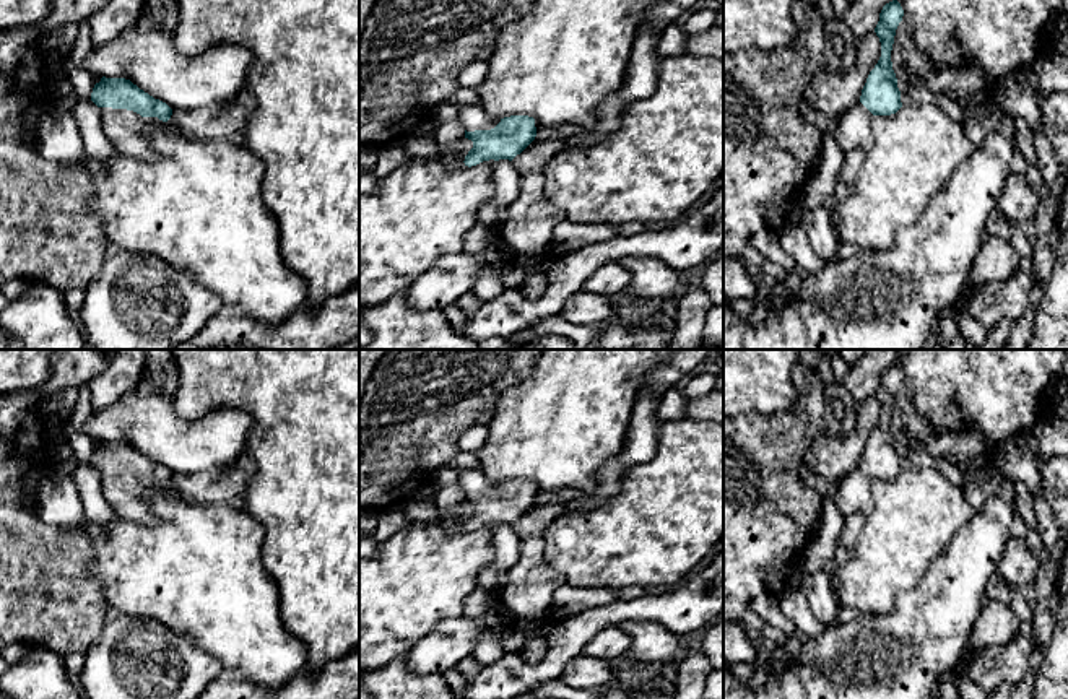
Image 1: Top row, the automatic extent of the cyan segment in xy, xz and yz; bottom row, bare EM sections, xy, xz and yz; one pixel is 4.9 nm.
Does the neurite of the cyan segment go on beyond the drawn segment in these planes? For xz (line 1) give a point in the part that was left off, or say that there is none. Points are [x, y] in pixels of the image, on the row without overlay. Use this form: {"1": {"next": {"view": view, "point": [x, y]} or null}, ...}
{"1": {"next": {"view": "xz", "point": [472, 481]}}}

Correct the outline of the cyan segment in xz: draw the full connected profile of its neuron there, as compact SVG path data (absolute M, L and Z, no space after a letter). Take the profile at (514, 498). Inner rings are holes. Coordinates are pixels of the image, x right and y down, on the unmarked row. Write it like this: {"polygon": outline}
{"polygon": "M480 468L465 470L458 476L458 486L465 493L465 502L473 512L465 520L465 530L471 532L483 525L512 525L536 501L535 483L528 480L494 481Z"}

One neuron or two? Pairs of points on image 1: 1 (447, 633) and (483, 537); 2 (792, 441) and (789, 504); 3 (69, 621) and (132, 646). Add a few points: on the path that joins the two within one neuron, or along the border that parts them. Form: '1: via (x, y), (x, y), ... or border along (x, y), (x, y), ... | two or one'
1: border along (462, 615), (439, 621), (420, 639) | two
2: via (789, 457), (789, 488) | one
3: border along (104, 621), (99, 634), (83, 652) | two

